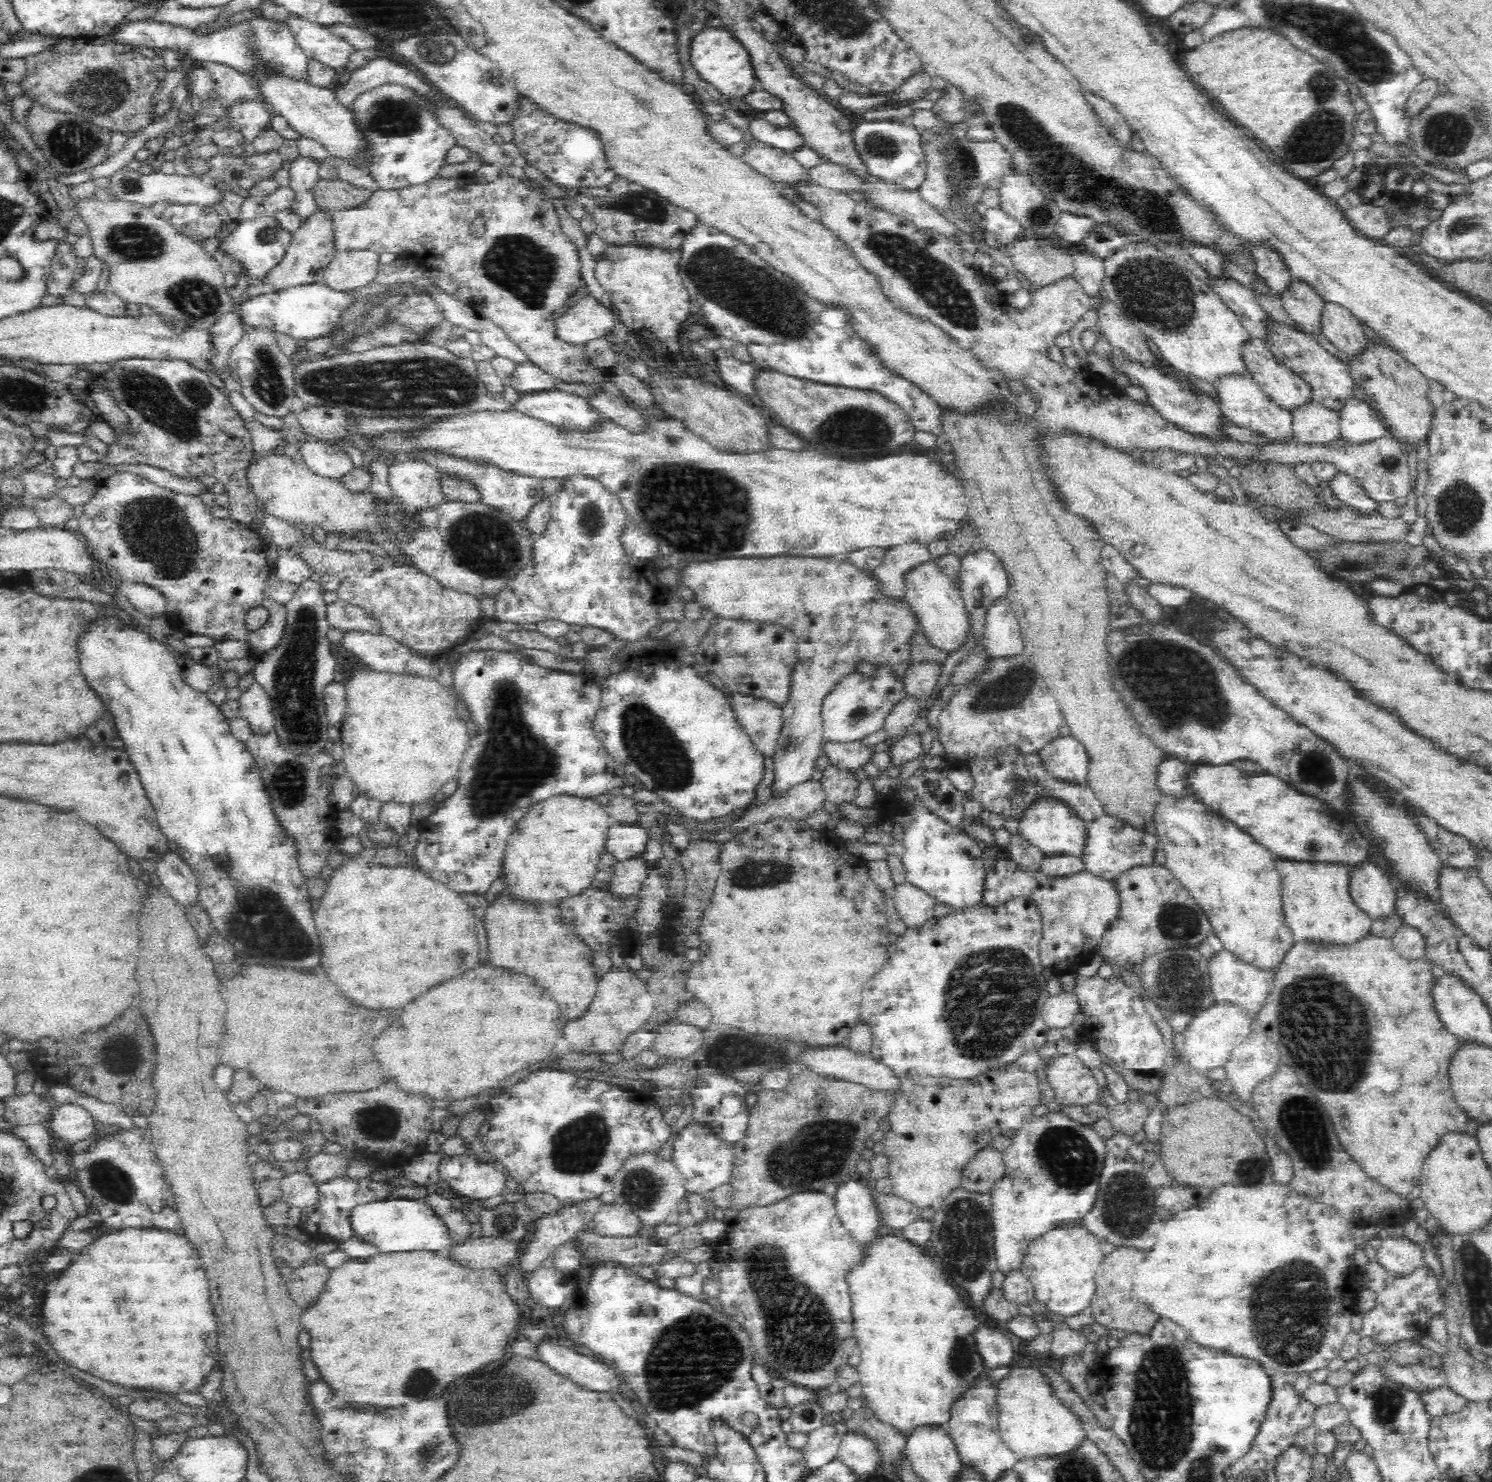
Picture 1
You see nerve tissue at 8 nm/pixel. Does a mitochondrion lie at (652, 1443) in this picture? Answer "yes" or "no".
no

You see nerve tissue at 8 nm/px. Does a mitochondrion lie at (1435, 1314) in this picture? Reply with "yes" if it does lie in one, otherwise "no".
no

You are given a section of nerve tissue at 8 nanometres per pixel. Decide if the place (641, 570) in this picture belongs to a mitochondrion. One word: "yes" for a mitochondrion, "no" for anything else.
no

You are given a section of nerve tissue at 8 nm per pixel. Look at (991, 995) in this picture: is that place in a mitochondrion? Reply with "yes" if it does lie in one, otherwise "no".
yes

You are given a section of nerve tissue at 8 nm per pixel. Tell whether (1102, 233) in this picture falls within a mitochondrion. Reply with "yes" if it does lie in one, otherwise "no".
yes

